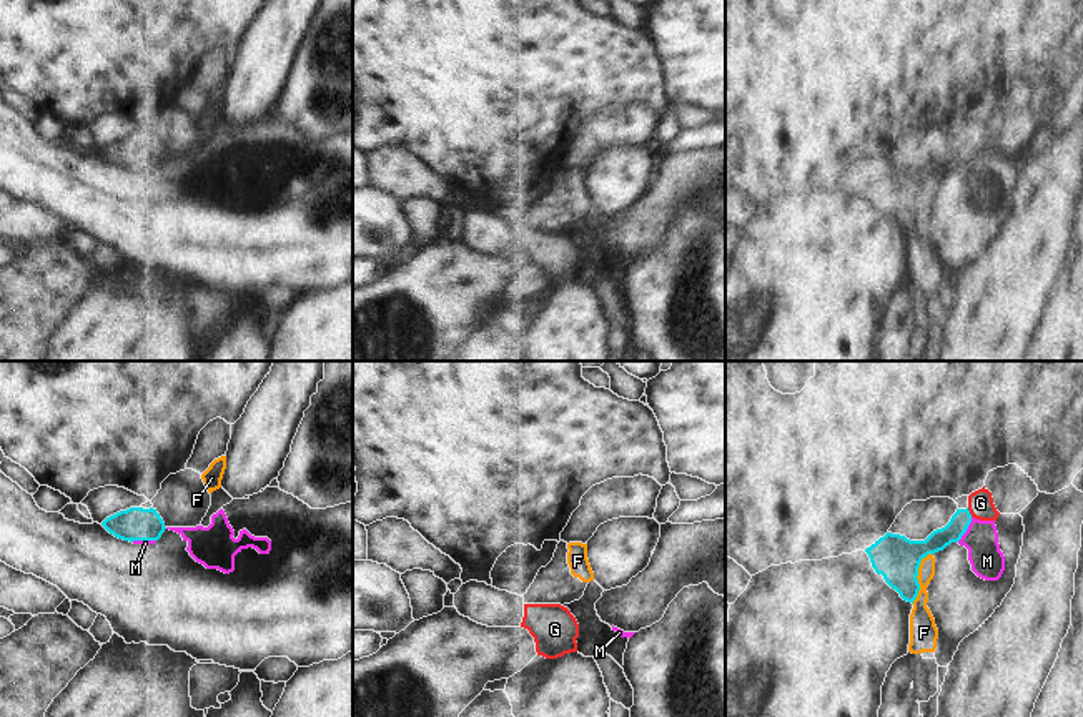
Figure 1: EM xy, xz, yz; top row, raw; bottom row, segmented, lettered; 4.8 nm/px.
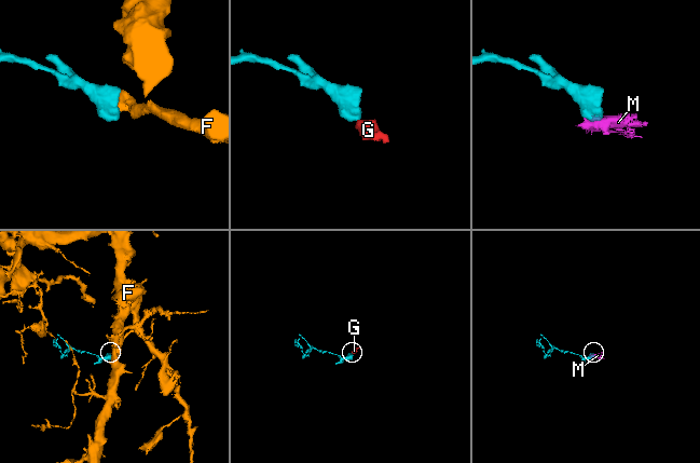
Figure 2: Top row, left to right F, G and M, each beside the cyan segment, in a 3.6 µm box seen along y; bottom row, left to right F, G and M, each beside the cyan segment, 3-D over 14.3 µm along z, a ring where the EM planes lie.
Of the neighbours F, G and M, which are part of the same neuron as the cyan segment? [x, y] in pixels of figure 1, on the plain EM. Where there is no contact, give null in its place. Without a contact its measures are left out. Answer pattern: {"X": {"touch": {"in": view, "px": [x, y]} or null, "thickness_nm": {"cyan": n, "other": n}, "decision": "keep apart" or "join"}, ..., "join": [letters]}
{"F": {"touch": {"in": "yz", "px": [917, 202]}, "thickness_nm": {"cyan": 220, "other": 130}, "decision": "keep apart"}, "G": {"touch": {"in": "yz", "px": [969, 140]}, "thickness_nm": {"cyan": 100, "other": 130}, "decision": "join"}, "M": {"touch": {"in": "yz", "px": [967, 155]}, "thickness_nm": {"cyan": 100, "other": 160}, "decision": "keep apart"}, "join": ["G"]}

